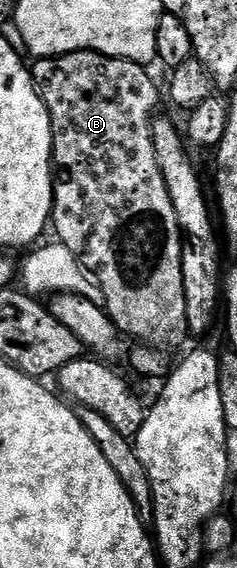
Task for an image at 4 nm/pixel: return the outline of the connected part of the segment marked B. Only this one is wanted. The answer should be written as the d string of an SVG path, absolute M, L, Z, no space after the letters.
M72 51L66 55L52 55L49 59L37 59L31 67L33 84L49 114L53 130L53 213L52 230L57 230L56 242L63 244L76 257L81 266L95 280L101 291L100 302L103 304L110 321L117 326L122 336L130 335L138 344L158 349L177 347L187 336L185 325L185 298L183 297L183 265L181 264L181 230L175 217L175 207L171 205L171 193L163 181L159 161L155 157L153 144L153 120L157 102L163 95L157 92L153 79L142 64L130 59L116 59L110 55L101 55L98 51Z

